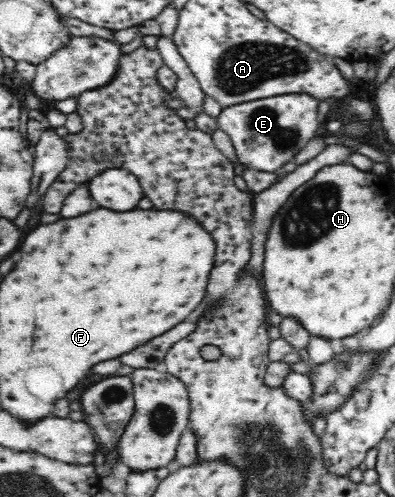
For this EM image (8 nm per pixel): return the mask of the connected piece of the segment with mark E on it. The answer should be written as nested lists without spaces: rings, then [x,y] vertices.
[[[288,94],[223,108],[215,117],[215,125],[233,143],[235,175],[241,176],[244,171],[275,173],[294,162],[295,155],[319,131],[318,106],[307,94]]]

